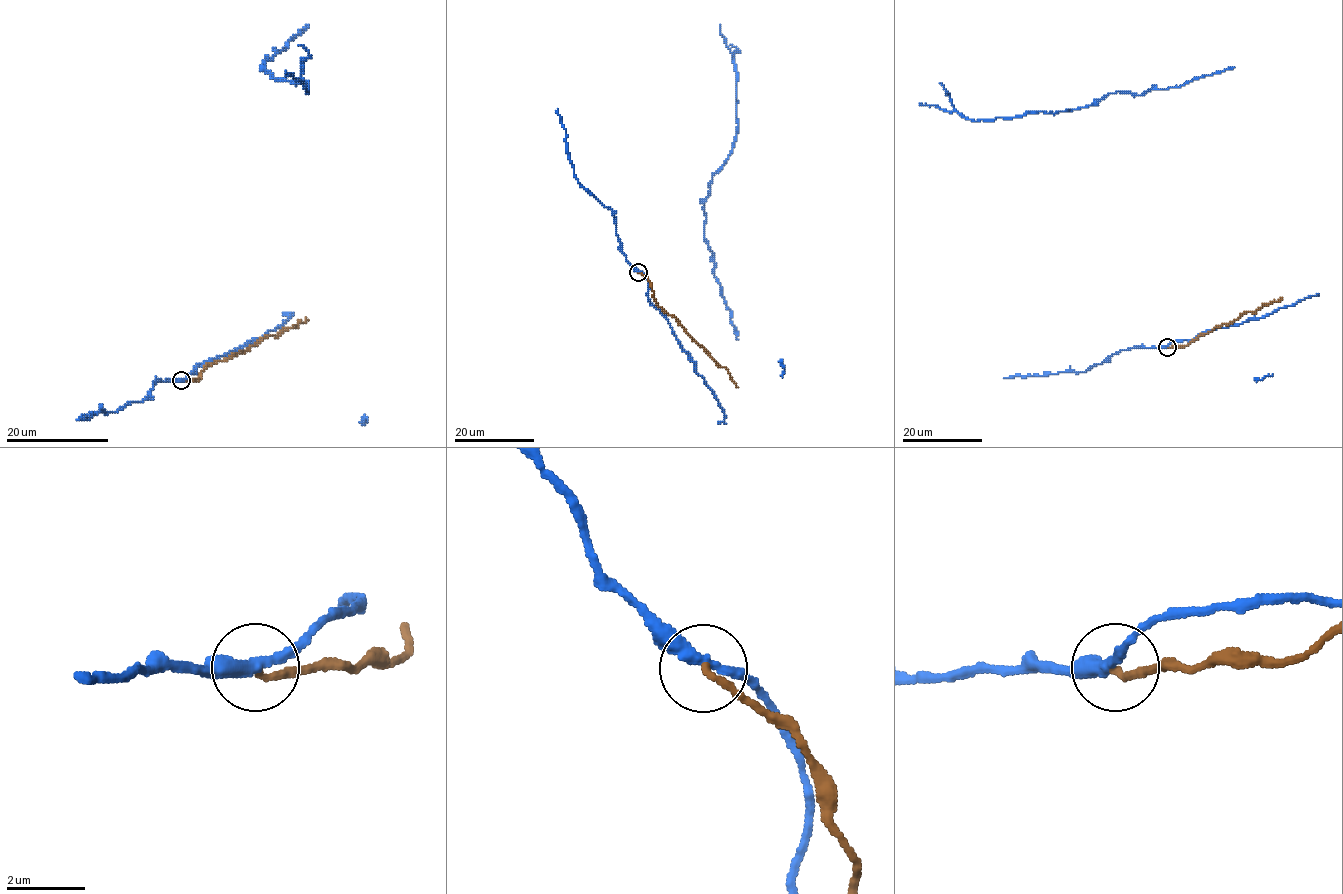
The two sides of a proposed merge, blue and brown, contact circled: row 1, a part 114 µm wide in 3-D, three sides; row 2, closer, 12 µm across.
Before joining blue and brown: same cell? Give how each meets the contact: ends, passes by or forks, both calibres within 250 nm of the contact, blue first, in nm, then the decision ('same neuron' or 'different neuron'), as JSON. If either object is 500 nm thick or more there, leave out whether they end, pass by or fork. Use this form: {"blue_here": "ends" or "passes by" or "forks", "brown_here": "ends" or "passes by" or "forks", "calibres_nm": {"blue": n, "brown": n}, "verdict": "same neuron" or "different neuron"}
{"blue_here": "passes by", "brown_here": "ends", "calibres_nm": {"blue": 320, "brown": 180}, "verdict": "different neuron"}

